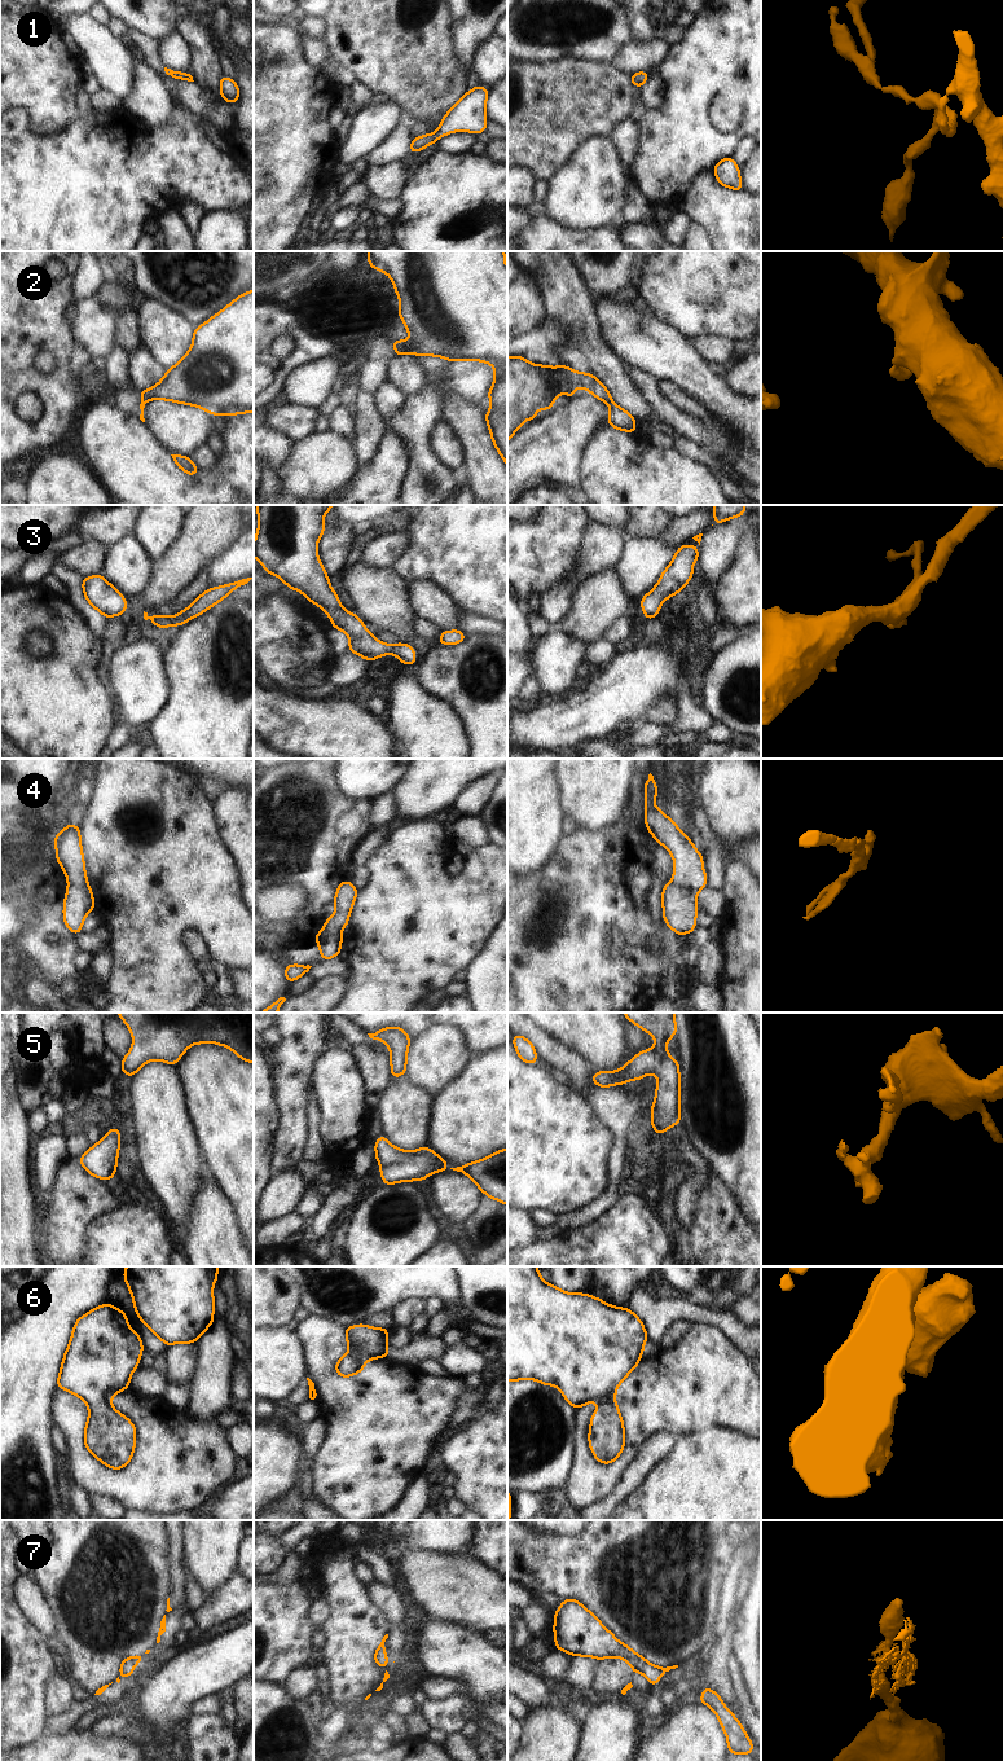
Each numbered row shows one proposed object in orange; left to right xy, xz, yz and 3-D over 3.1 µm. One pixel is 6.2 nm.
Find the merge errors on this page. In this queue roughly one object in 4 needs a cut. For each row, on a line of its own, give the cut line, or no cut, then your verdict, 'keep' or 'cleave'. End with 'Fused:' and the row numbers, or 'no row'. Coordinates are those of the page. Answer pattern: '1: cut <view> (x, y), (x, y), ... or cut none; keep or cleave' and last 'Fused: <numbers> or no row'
1: cut none; keep
2: cut none; keep
3: cut none; keep
4: cut xz (339, 929), (325, 929), (316, 936); cleave
5: cut none; keep
6: cut none; keep
7: cut none; keep
Fused: 4

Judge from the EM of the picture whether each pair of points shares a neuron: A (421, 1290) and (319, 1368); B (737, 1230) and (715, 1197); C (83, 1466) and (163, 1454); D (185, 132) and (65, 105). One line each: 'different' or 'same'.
A: different
B: same
C: same
D: different

